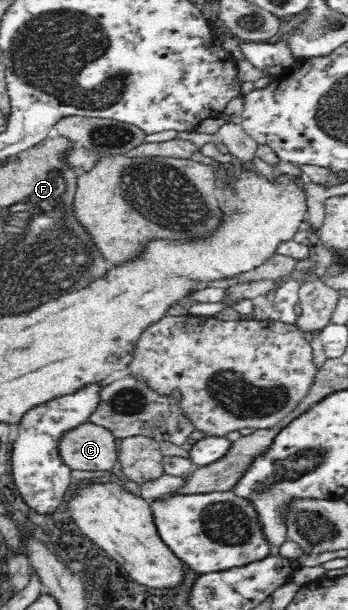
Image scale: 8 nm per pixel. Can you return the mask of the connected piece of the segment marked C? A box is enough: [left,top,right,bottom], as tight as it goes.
[59,422,119,471]

